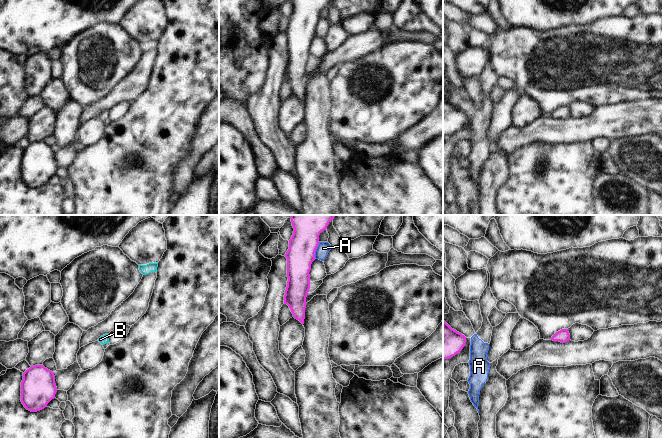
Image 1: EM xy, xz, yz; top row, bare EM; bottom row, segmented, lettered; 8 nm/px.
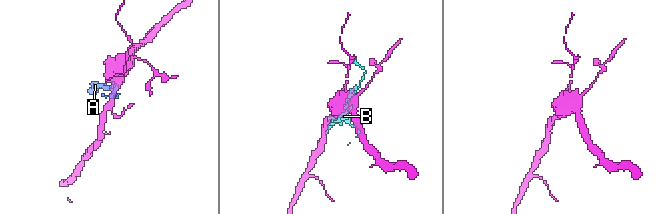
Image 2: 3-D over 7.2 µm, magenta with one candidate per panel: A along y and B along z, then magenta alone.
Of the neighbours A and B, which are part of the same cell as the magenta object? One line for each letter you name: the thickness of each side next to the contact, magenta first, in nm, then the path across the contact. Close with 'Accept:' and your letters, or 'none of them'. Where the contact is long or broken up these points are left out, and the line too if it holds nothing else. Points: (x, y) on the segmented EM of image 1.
B: 20 nm thick on the magenta side, 40 nm on the other; runs through xy (103, 337), (103, 338), (100, 339)
Accept: B

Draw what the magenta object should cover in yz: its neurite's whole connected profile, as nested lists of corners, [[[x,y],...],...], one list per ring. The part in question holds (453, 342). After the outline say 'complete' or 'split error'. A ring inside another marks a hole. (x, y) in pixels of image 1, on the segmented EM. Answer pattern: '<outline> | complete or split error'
[[[443,319],[443,360],[459,353],[466,343],[466,337],[452,329]]] | complete

